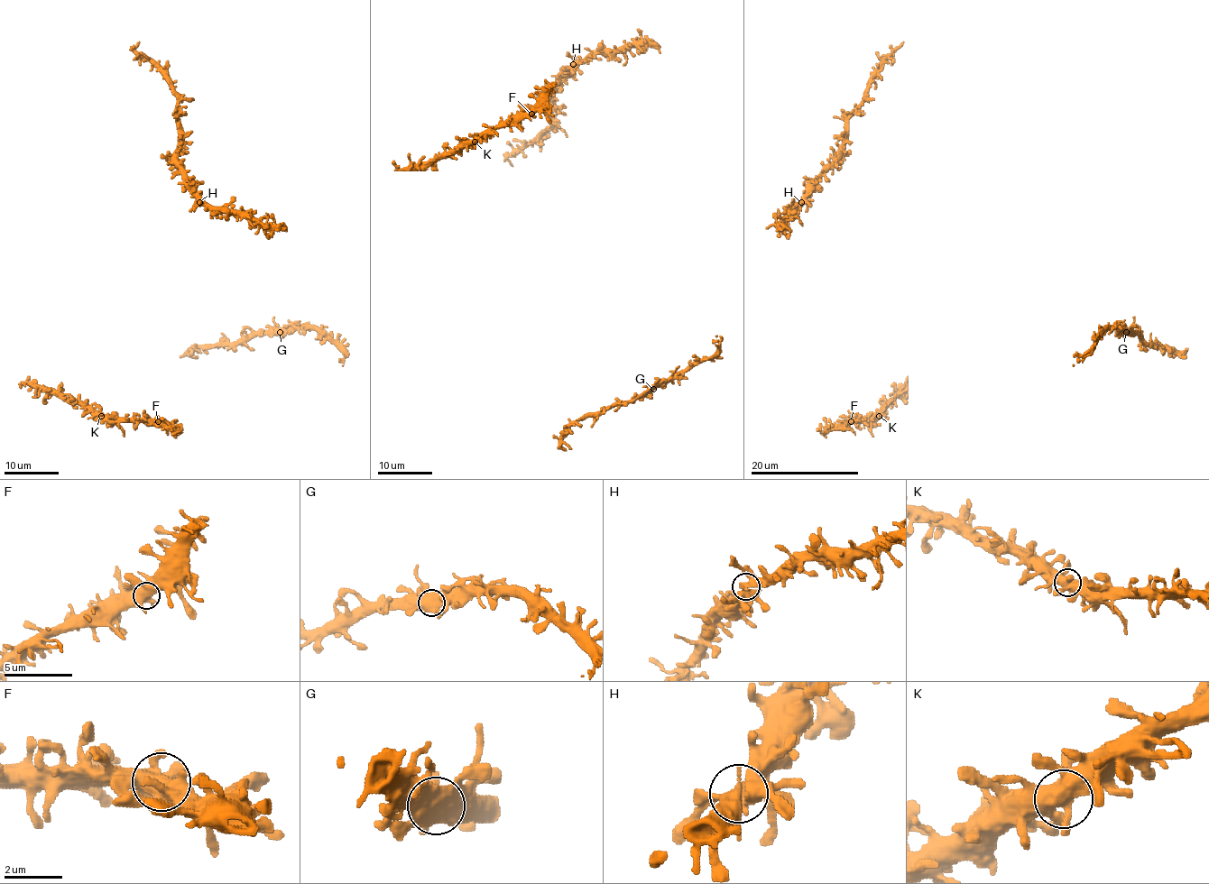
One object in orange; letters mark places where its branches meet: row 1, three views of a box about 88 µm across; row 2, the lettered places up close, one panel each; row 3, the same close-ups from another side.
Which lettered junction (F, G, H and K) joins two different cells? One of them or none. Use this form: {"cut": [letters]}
{"cut": []}

